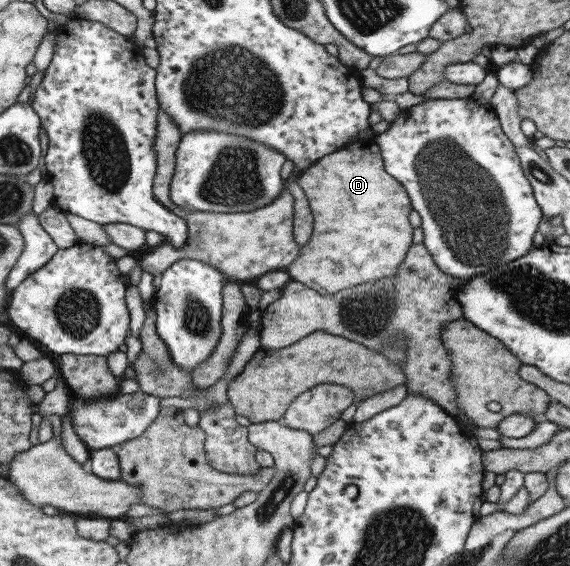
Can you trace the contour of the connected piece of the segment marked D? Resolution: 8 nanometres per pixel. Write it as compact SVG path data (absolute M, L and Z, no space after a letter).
M373 138L356 140L346 146L322 156L296 178L303 190L310 212L314 216L312 242L310 238L300 247L300 256L290 263L285 271L291 281L300 282L317 294L333 294L360 284L372 284L391 277L402 263L406 250L412 245L413 228L408 224L411 204L406 191L390 178L383 168L379 148Z

